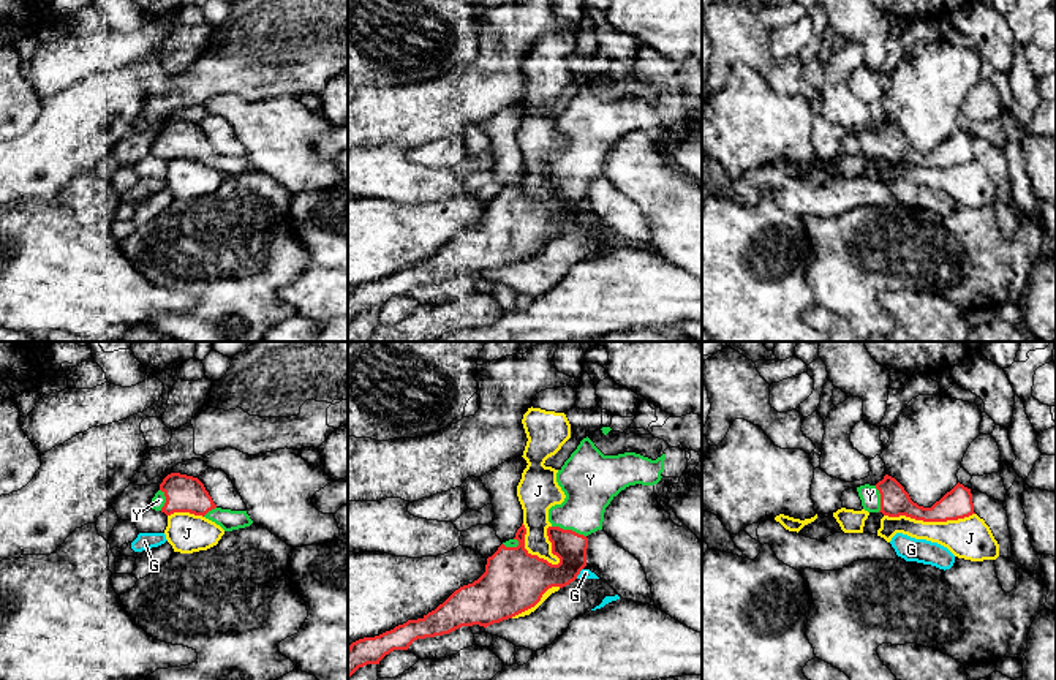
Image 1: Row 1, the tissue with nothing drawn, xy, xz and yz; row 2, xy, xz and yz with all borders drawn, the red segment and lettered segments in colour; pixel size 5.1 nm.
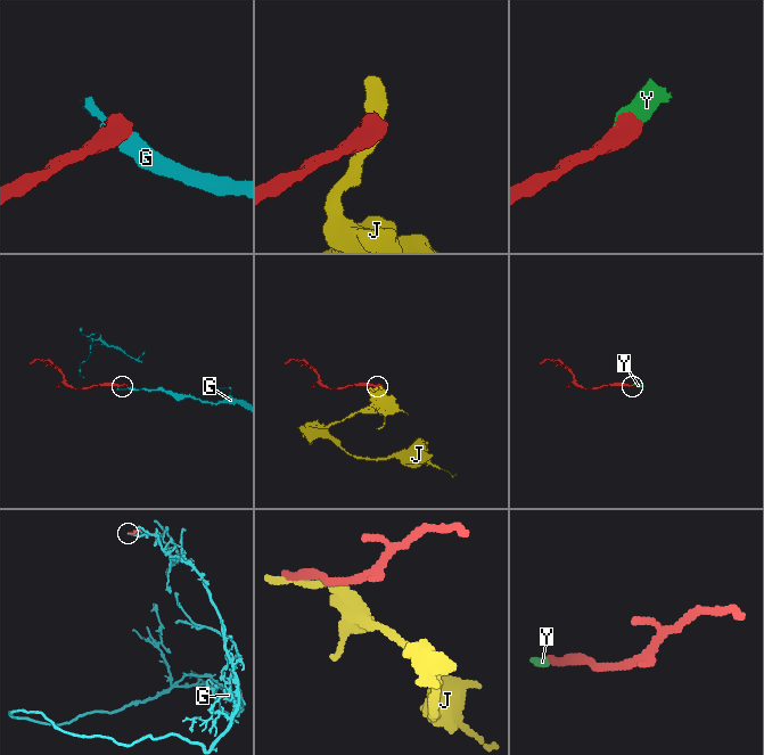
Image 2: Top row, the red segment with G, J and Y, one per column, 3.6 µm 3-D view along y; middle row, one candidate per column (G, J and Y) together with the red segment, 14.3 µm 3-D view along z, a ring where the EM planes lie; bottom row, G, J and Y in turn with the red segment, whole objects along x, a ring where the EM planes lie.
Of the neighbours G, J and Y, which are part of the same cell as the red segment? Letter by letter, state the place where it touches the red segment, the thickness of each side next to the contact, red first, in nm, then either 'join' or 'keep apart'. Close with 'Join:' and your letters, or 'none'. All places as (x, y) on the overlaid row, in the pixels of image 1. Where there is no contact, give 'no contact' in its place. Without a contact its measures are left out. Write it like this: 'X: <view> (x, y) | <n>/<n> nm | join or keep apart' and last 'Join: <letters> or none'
G: xz (579, 573) | 220/50 nm | keep apart
J: xz (530, 554) | 320/140 nm | keep apart
Y: xz (569, 530) | 160/260 nm | join
Join: Y

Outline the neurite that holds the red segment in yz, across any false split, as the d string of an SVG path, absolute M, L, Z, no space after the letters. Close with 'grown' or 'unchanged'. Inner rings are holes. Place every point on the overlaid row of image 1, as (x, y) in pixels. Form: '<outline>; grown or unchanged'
M888 474L876 485L857 487L857 492L865 511L888 517L906 516L923 522L947 522L975 514L971 489L960 482L931 508L914 503L904 487Z; grown

